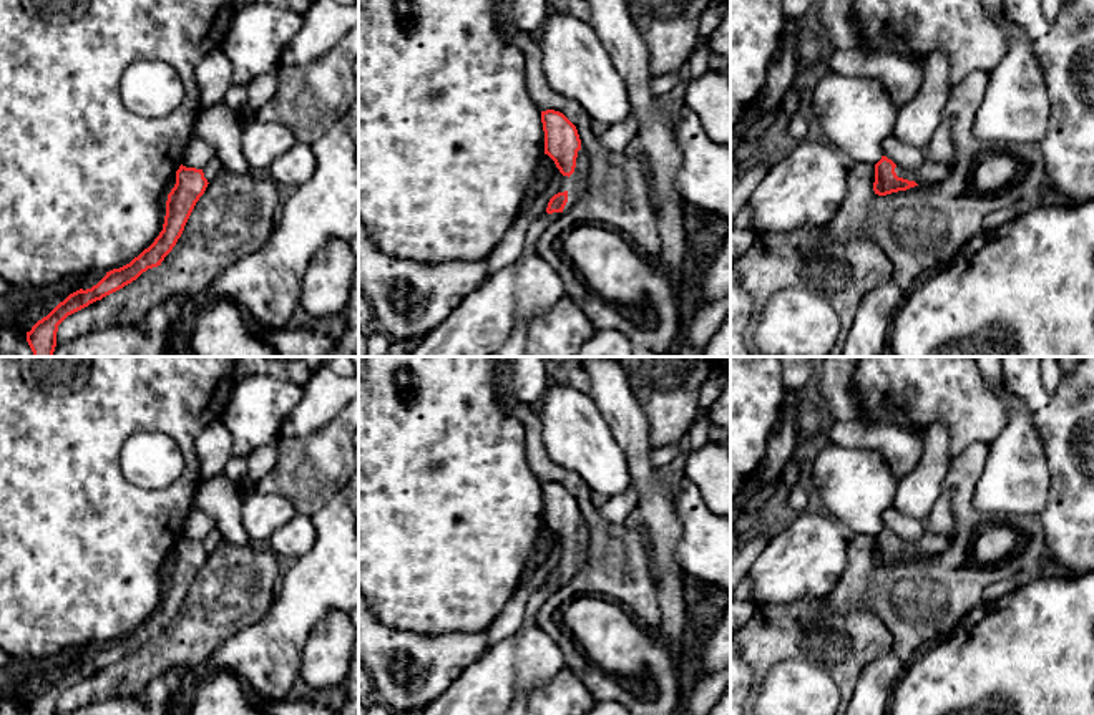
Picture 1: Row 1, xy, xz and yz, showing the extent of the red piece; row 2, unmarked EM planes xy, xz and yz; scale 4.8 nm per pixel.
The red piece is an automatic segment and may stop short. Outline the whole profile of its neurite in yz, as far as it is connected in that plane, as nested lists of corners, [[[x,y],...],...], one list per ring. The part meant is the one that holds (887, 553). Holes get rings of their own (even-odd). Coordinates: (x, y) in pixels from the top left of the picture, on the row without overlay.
[[[886,528],[875,536],[873,562],[878,567],[886,567],[898,562],[906,562],[918,556],[940,552],[948,547],[950,539],[941,534],[925,531],[918,539],[906,541],[895,536]]]

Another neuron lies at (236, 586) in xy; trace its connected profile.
[[[222,541],[196,574],[181,609],[164,632],[143,644],[123,660],[68,687],[56,703],[56,713],[68,713],[103,698],[134,698],[159,674],[173,669],[191,669],[203,664],[222,642],[241,629],[259,622],[277,592],[282,567],[279,557],[267,547],[256,551],[252,544],[234,546]]]

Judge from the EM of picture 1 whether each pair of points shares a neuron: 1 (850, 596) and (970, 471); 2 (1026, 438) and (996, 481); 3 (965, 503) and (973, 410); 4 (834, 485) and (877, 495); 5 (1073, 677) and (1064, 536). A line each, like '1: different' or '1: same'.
1: same
2: same
3: different
4: same
5: different

